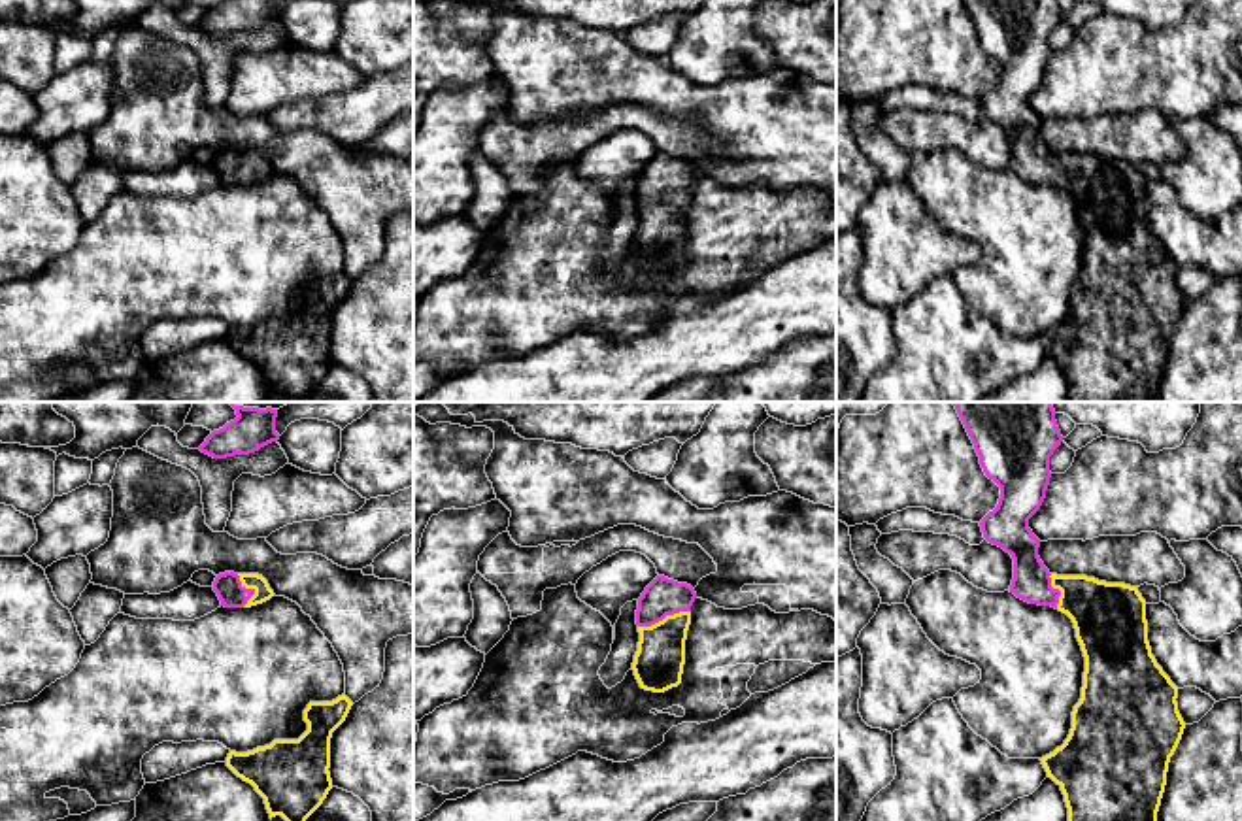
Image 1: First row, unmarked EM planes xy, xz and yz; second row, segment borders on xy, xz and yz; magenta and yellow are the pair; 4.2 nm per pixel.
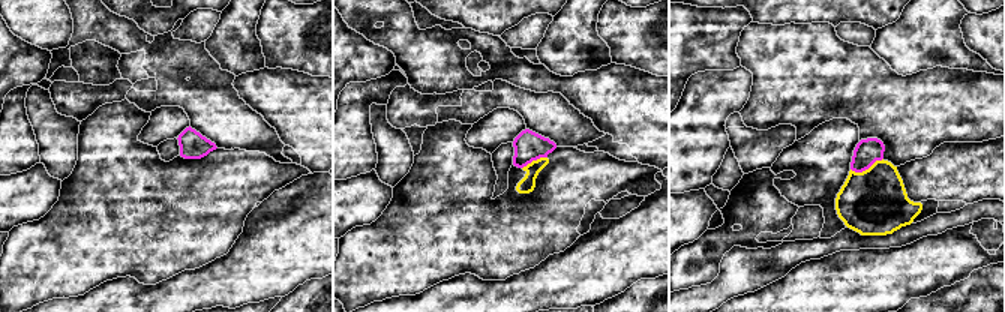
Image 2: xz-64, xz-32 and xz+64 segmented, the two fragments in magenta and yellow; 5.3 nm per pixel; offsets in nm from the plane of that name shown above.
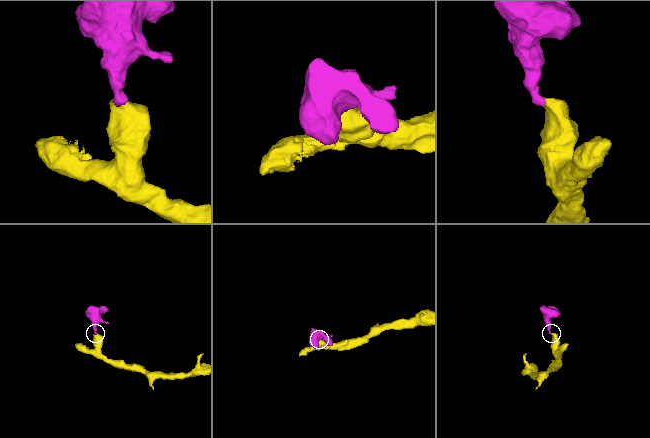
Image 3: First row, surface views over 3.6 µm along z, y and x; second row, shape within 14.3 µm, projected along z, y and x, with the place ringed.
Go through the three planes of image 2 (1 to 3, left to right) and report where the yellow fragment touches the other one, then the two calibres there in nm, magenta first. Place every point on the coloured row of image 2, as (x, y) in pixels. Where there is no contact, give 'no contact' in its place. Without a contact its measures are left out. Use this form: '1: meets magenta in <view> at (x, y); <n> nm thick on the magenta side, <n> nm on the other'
1: no contact
2: meets magenta in xz-32 at (534, 159); 160 nm thick on the magenta side, 90 nm on the other
3: meets magenta in xz+64 at (866, 168); 140 nm thick on the magenta side, 360 nm on the other

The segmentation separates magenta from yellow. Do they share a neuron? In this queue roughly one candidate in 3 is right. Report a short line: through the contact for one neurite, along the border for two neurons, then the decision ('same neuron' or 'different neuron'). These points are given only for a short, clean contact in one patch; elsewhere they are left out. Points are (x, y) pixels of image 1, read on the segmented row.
xz (663, 597), (663, 618), (659, 661) | same neuron

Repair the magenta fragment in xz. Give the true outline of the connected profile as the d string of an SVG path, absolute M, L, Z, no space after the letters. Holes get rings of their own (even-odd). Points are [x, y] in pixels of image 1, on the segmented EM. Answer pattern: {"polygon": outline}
{"polygon": "M657 576L638 598L640 642L632 670L642 689L664 693L681 683L695 598L691 585L664 576Z"}

